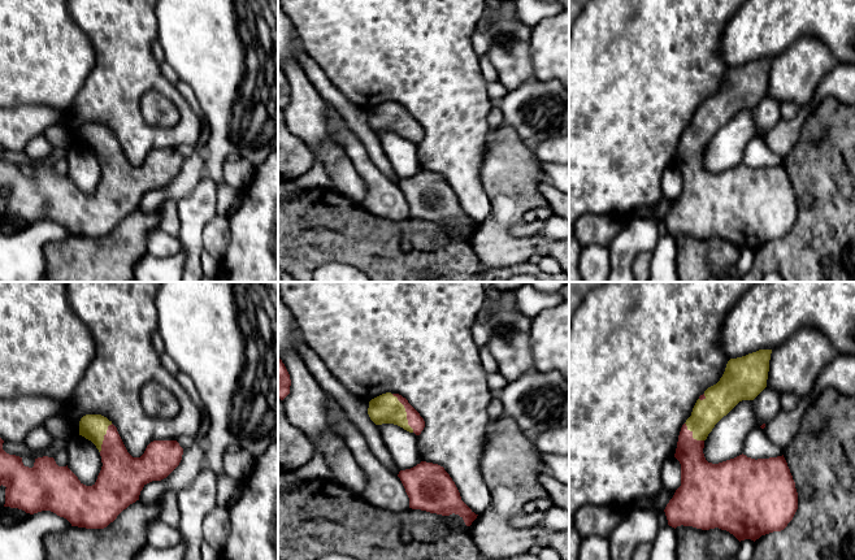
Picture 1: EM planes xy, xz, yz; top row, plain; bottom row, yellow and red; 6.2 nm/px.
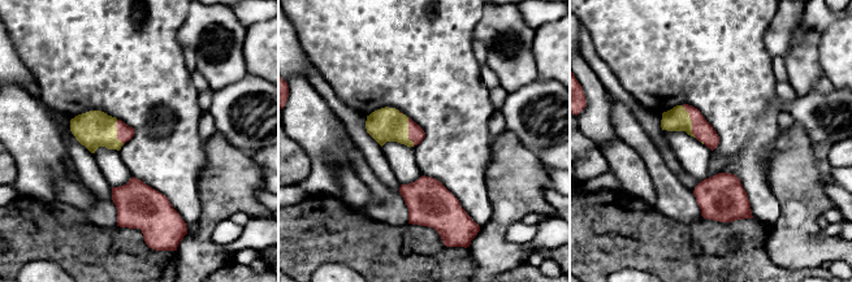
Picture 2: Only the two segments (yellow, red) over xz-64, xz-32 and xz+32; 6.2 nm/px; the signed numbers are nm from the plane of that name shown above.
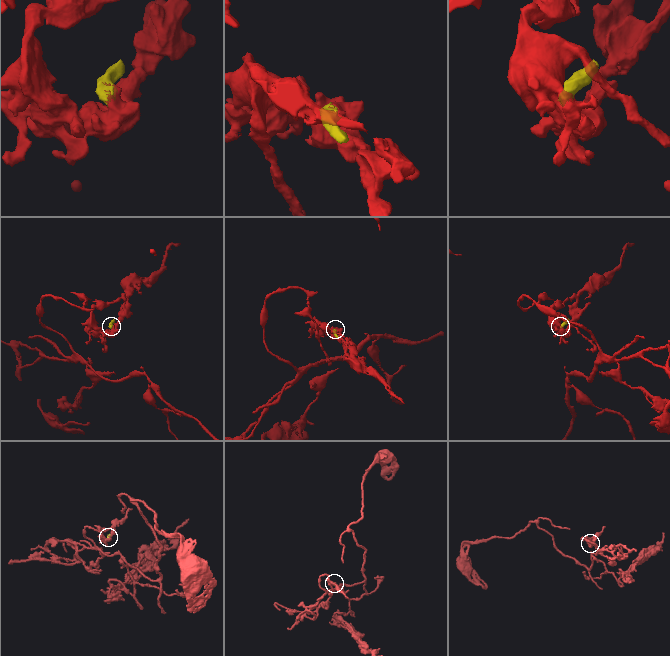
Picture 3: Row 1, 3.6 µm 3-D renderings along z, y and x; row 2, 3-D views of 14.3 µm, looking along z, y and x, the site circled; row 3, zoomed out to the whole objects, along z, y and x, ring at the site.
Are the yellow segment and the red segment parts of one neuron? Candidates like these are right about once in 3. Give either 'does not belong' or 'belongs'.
belongs

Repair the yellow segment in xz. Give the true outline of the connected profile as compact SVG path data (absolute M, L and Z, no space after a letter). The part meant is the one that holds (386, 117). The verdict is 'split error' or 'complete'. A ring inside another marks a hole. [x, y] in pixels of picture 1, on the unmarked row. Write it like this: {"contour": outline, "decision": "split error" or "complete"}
{"contour": "M386 101L372 108L368 123L376 134L394 133L416 144L425 136L420 122L399 103Z", "decision": "split error"}

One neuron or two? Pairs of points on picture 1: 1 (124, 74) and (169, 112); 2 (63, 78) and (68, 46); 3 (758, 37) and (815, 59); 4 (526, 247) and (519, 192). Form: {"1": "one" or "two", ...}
{"1": "two", "2": "one", "3": "two", "4": "one"}

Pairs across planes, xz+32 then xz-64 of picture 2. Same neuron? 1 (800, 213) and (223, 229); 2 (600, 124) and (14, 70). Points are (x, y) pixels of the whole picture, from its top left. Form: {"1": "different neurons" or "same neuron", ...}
{"1": "different neurons", "2": "different neurons"}

